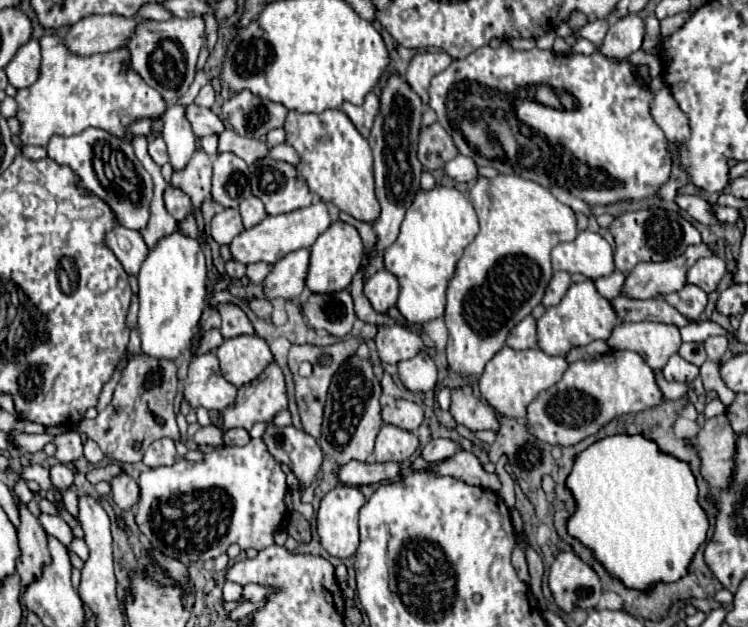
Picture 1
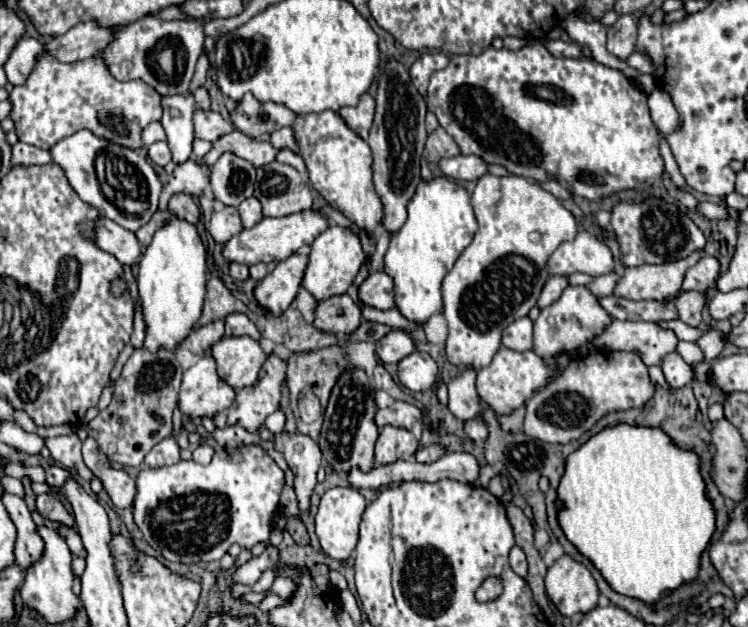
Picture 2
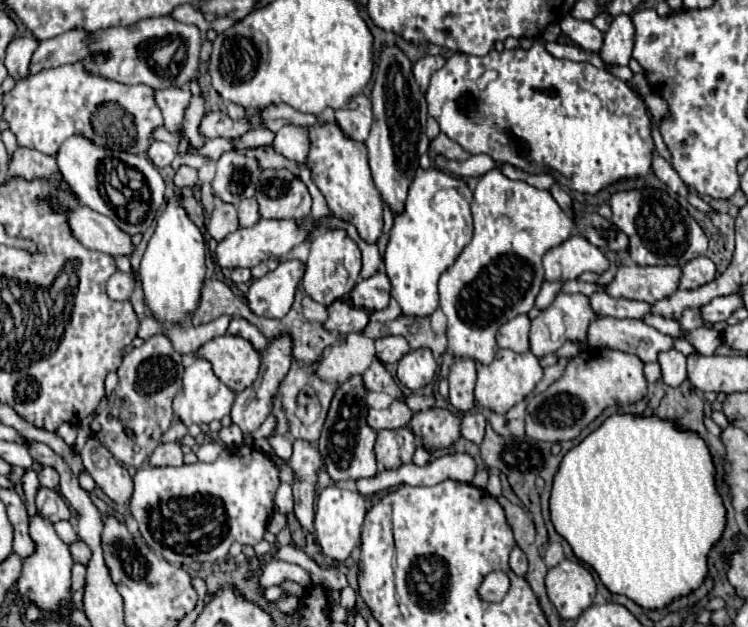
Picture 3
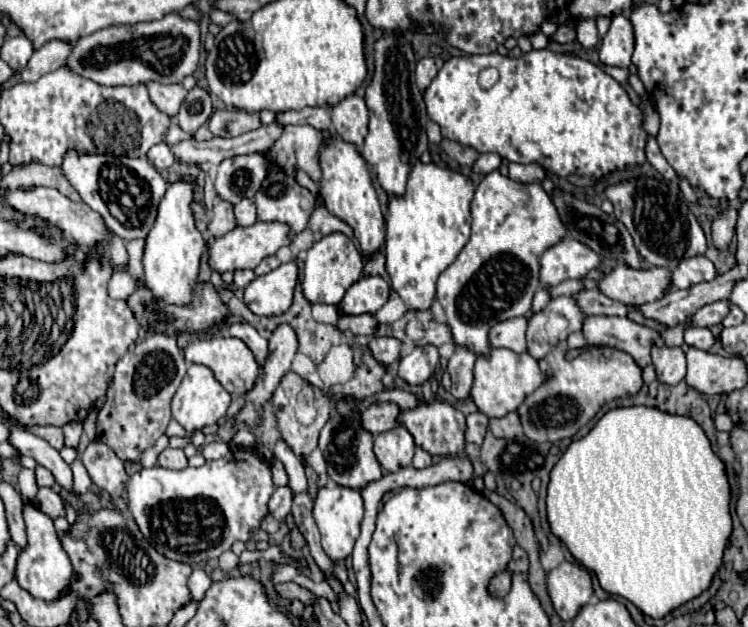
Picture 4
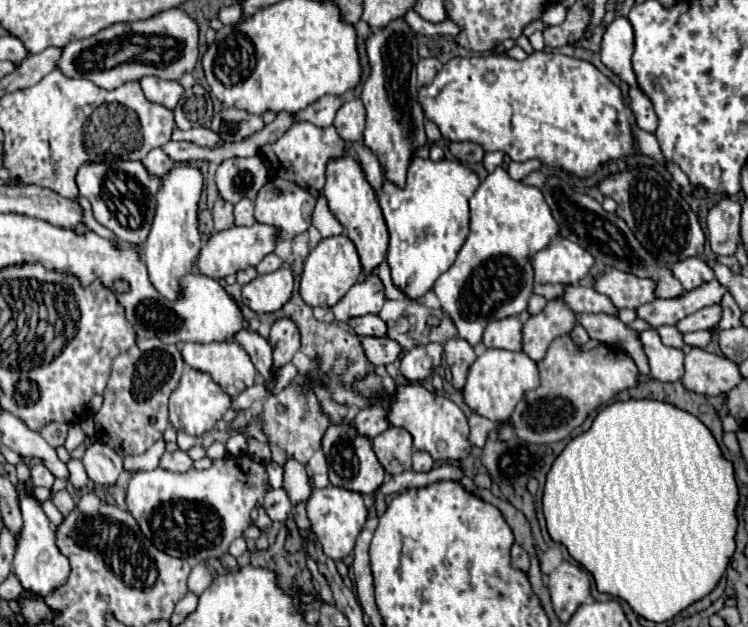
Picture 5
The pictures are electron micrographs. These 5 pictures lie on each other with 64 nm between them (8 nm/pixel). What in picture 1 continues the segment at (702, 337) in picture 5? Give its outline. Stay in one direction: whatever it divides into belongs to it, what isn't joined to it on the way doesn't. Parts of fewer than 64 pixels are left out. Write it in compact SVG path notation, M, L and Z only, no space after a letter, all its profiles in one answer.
M708 336L708 338L704 340L704 348L706 348L708 360L720 362L722 354L724 354L726 348L728 348L728 338L726 338L726 336Z

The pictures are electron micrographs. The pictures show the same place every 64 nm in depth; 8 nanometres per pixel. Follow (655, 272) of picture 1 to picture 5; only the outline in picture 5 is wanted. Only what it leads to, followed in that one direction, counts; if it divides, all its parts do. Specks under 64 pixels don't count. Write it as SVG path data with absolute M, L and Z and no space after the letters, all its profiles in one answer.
M608 268L600 278L596 278L594 290L608 296L616 308L638 308L656 298L652 292L652 280L640 280L638 276L616 268Z

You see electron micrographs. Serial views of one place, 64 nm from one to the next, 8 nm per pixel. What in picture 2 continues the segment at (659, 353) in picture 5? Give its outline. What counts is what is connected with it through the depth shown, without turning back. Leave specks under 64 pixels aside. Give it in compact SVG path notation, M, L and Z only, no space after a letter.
M670 352L670 354L664 356L662 370L664 370L666 382L668 382L672 388L682 388L684 384L690 384L690 382L692 382L692 370L690 370L690 366L682 360L682 356L680 356L678 352Z

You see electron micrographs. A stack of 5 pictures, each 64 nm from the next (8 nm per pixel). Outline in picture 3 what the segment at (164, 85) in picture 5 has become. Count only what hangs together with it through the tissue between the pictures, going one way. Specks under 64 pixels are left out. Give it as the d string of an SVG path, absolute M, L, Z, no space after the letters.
M166 88L166 90L154 90L154 100L164 116L164 126L168 130L180 130L182 132L182 116L184 108L190 100L190 90L184 88Z

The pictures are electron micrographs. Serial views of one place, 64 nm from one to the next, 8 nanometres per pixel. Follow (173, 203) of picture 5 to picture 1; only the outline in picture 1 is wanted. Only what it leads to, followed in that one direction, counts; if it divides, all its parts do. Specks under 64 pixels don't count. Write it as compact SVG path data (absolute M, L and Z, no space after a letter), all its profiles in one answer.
M180 230L160 238L158 244L150 248L140 268L138 286L138 330L142 338L142 352L148 356L164 356L176 360L178 354L190 346L204 310L206 262L200 242L188 234L182 234Z

